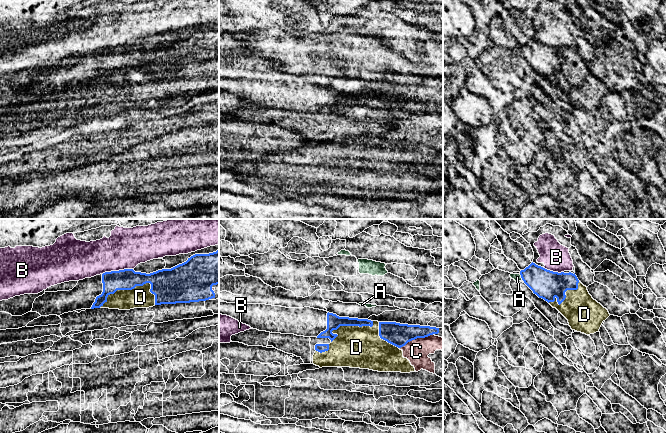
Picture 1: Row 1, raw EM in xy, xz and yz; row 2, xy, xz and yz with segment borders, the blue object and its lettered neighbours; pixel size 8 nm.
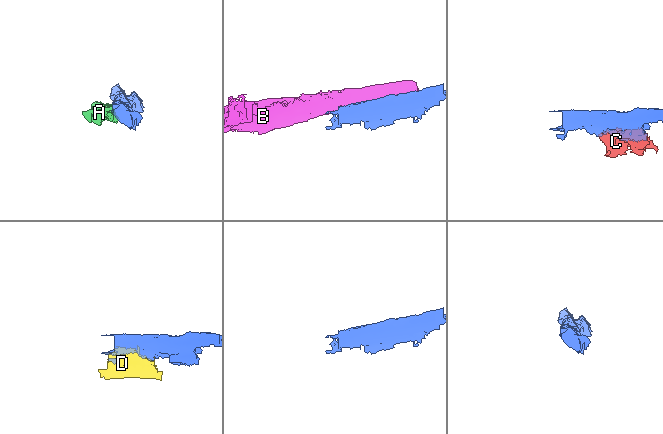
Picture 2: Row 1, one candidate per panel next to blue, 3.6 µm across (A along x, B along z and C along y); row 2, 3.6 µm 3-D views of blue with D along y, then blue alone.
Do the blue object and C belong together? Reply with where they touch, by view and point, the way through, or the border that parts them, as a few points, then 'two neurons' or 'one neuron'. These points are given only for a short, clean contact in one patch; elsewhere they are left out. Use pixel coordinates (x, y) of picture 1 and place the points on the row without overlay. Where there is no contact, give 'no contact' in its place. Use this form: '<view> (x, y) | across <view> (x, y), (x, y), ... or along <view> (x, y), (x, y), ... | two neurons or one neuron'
xz (415, 114) | two neurons

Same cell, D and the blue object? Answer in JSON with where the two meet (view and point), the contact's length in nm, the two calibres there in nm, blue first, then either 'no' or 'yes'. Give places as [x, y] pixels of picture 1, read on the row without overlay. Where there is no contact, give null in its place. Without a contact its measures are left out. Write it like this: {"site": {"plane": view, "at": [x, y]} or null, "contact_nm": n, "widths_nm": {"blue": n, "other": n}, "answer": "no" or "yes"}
{"site": {"plane": "xy", "at": [129, 65]}, "contact_nm": 460, "widths_nm": {"blue": 170, "other": 180}, "answer": "no"}

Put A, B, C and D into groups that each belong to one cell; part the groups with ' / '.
A / B / C D

